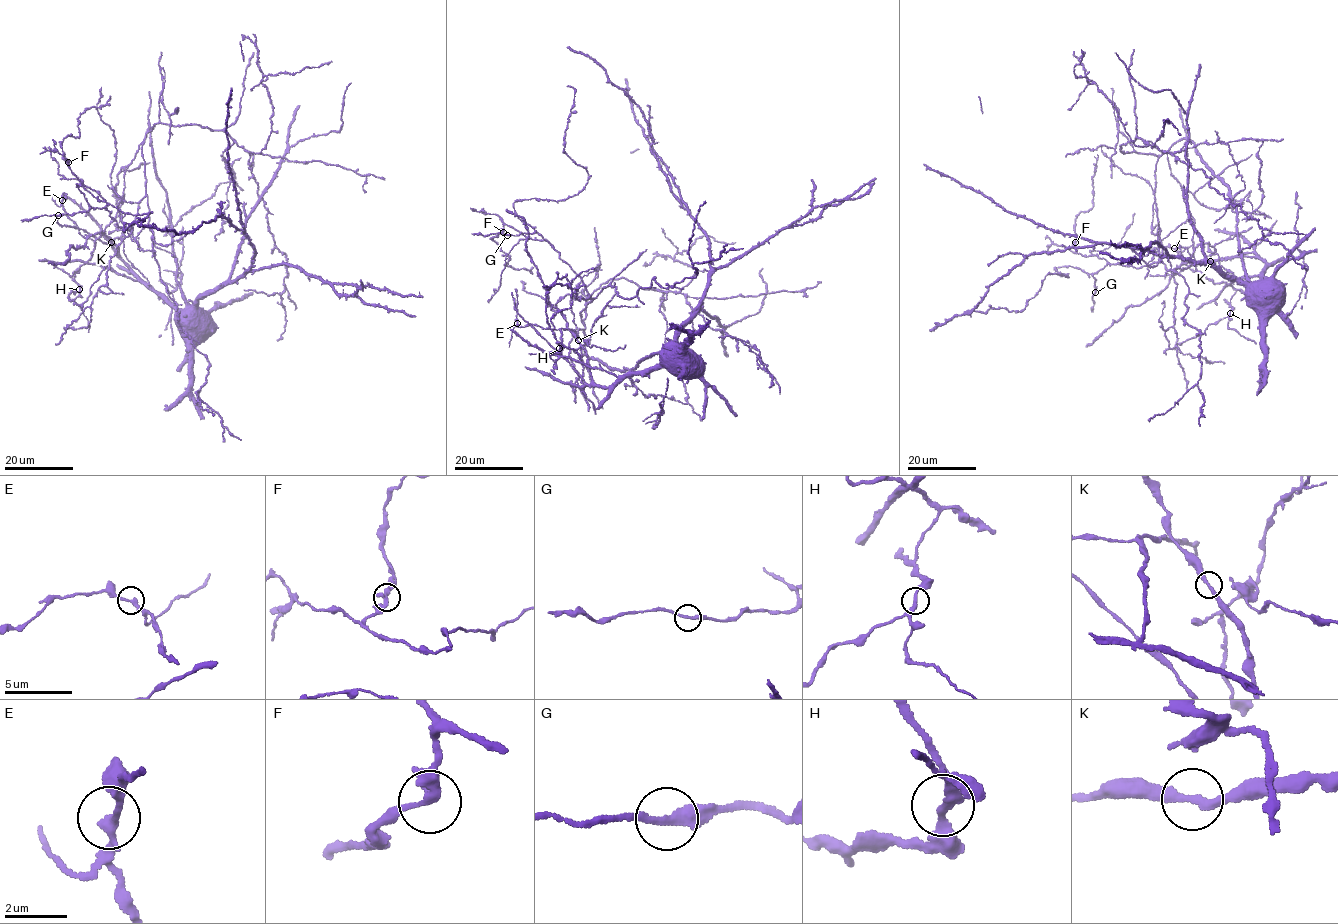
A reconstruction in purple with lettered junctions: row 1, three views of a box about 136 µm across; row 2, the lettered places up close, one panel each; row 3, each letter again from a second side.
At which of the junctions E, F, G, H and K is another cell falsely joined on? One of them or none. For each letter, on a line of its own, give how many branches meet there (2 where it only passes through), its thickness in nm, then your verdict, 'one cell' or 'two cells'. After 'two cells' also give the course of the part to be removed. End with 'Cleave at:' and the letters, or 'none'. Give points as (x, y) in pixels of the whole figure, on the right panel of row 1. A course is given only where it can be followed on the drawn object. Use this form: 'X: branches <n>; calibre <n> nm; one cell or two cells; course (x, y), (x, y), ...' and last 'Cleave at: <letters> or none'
E: branches 2; calibre 280 nm; one cell
F: branches 2; calibre 280 nm; one cell
G: branches 2; calibre 280 nm; one cell
H: branches 2; calibre 280 nm; one cell
K: branches 2; calibre 280 nm; one cell
Cleave at: none

